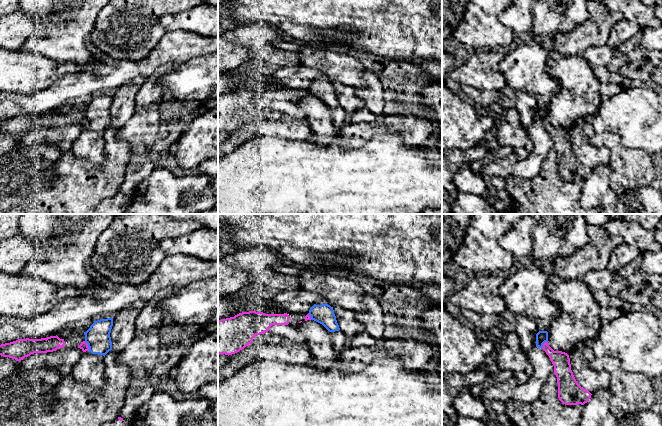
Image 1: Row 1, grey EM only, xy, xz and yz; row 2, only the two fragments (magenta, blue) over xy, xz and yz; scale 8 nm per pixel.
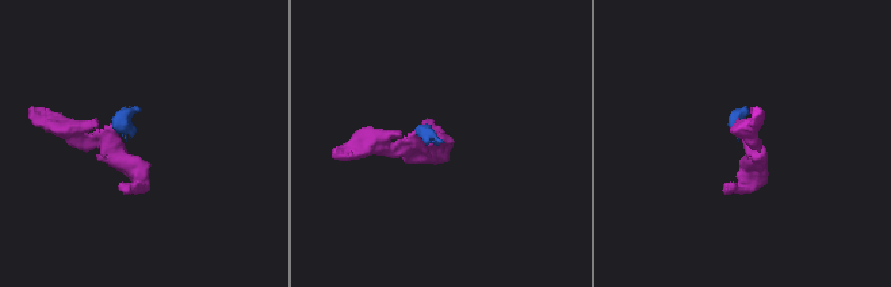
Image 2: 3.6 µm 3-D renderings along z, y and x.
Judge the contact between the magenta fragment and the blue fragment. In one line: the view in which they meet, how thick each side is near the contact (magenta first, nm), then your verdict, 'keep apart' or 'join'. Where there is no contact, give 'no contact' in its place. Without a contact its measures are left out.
contact in xy; calibres 60 and 200 nm; keep apart

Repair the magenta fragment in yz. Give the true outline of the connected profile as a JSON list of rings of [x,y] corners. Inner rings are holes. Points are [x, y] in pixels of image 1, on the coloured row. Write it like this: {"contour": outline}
{"contour": [[[548,342],[543,344],[542,349],[549,356],[554,366],[559,400],[565,405],[584,405],[587,403],[592,394],[581,387],[576,381],[571,370],[569,355],[562,351],[554,351]]]}

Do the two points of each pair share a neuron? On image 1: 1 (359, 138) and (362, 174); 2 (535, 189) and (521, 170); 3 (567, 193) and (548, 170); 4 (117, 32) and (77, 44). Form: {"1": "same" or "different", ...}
{"1": "different", "2": "different", "3": "same", "4": "different"}

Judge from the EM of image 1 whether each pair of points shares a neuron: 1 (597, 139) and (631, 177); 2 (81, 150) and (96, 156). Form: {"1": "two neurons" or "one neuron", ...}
{"1": "one neuron", "2": "one neuron"}

